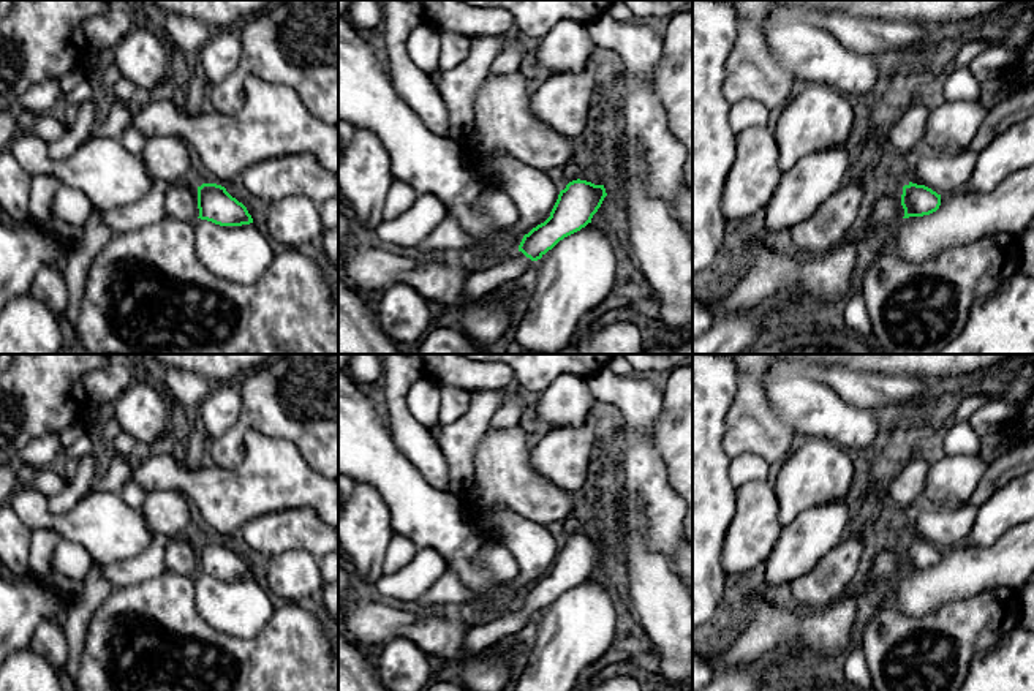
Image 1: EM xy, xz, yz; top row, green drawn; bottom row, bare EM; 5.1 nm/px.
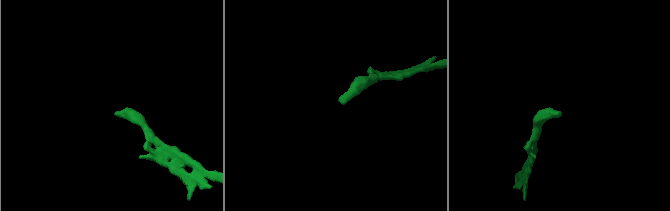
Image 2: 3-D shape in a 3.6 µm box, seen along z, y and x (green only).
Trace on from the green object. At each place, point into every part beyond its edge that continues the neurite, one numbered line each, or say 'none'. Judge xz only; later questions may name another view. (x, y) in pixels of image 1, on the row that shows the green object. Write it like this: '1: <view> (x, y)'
1: xz (517, 268)

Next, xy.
none

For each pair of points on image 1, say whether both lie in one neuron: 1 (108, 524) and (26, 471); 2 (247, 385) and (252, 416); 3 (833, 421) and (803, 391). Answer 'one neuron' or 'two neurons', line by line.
1: two neurons
2: one neuron
3: one neuron

